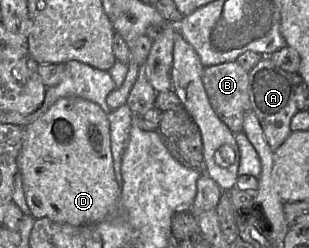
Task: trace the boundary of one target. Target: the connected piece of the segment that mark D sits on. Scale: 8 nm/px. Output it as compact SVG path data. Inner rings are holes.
M78 97L56 101L41 117L24 128L17 164L25 199L34 219L49 218L72 226L127 219L127 211L120 203L121 193L113 168L108 115L98 104Z

